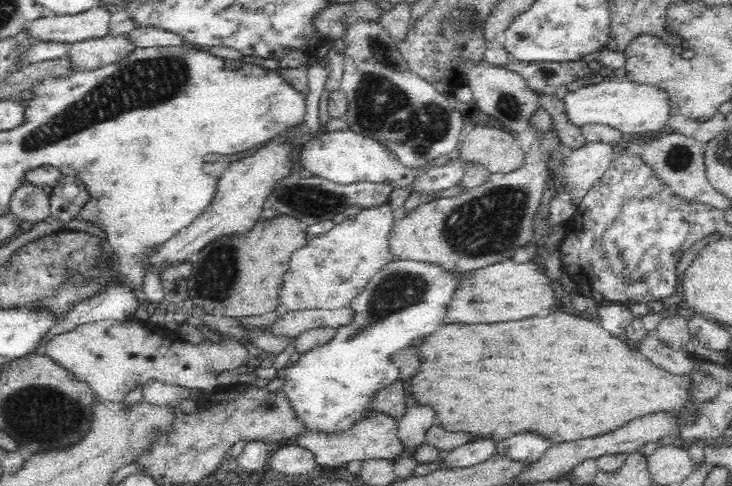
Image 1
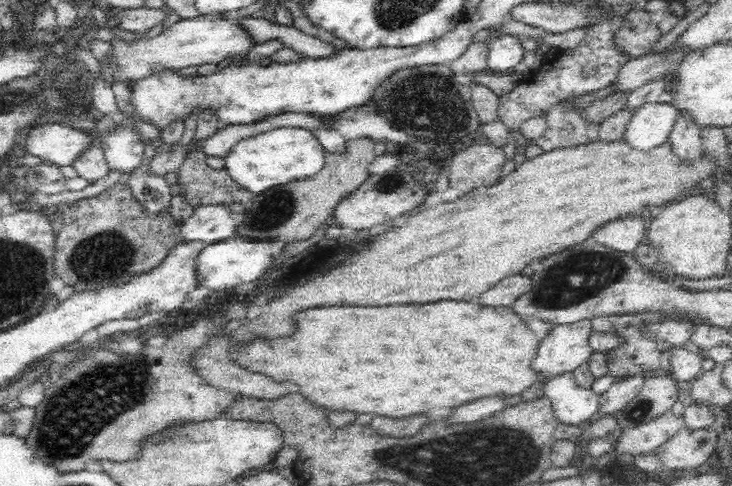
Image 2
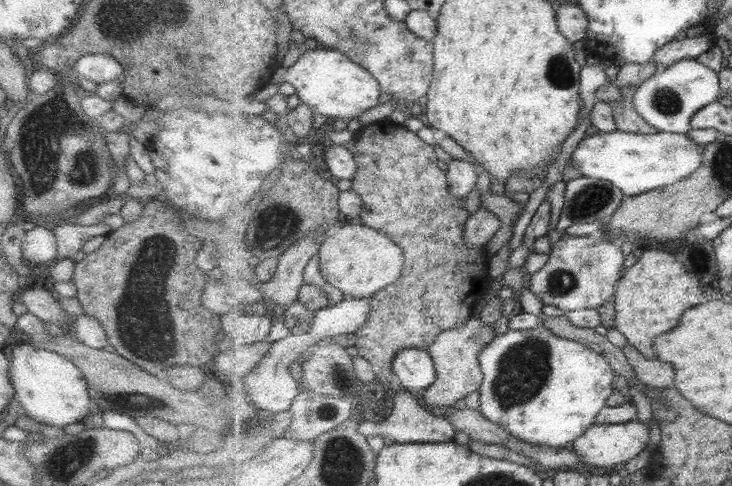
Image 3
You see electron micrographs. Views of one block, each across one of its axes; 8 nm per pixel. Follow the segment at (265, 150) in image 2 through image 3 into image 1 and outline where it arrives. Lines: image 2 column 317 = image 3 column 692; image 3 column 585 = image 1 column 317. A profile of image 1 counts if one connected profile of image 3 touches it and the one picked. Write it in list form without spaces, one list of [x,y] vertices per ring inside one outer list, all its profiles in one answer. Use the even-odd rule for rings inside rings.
[[[337,130],[322,133],[301,146],[298,164],[311,172],[312,176],[320,177],[336,184],[338,188],[361,183],[386,182],[392,190],[406,188],[412,184],[422,168],[404,166],[400,159],[383,142],[352,130]]]

